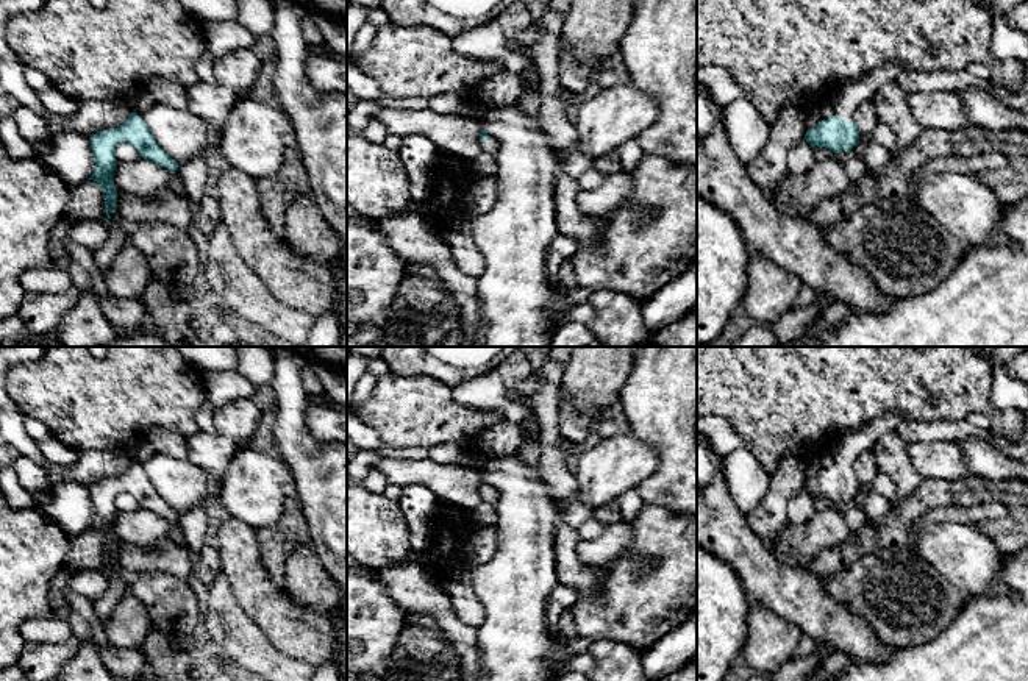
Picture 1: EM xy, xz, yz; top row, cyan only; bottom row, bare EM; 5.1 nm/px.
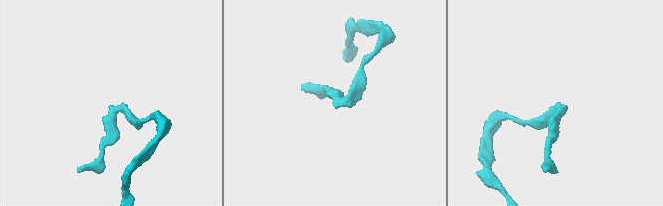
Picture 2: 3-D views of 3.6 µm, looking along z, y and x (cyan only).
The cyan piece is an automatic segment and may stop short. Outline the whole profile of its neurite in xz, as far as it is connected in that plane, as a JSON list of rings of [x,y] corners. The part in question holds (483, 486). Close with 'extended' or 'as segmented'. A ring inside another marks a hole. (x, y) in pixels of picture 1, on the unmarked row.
[[[486,480],[480,484],[480,498],[483,503],[495,506],[498,501],[498,490],[492,484],[489,484]]]; extended

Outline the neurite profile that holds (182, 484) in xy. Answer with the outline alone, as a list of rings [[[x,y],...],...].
[[[155,453],[142,462],[142,469],[161,498],[180,515],[205,503],[214,490],[206,472],[189,459]]]

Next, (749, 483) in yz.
[[[745,444],[723,459],[723,476],[745,515],[758,508],[770,490],[770,475],[755,461]]]

